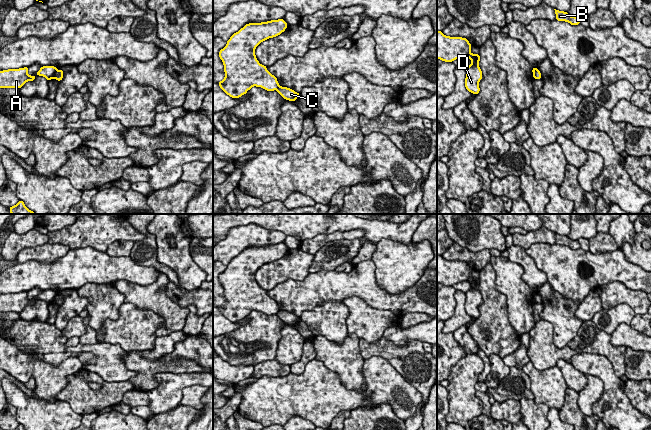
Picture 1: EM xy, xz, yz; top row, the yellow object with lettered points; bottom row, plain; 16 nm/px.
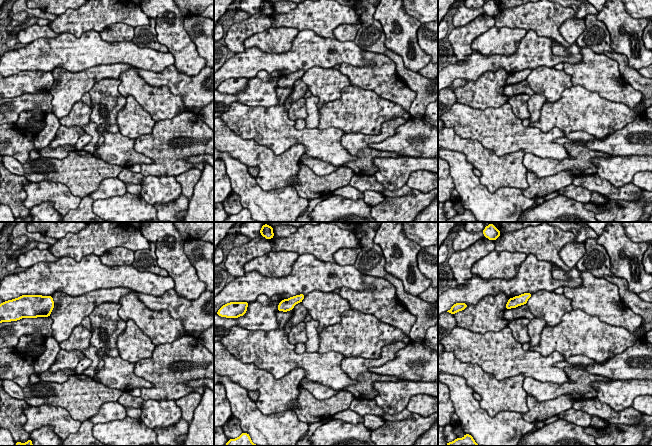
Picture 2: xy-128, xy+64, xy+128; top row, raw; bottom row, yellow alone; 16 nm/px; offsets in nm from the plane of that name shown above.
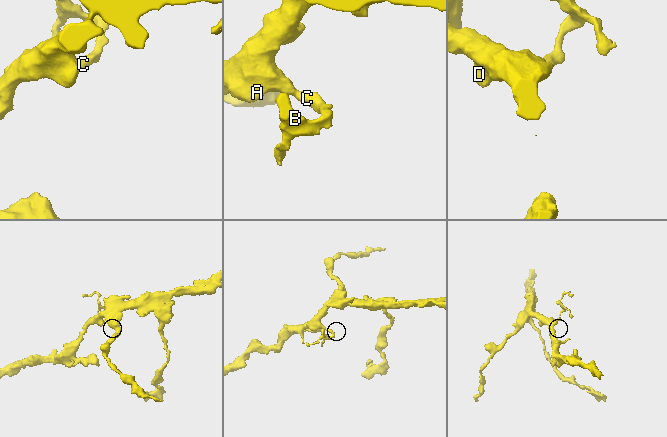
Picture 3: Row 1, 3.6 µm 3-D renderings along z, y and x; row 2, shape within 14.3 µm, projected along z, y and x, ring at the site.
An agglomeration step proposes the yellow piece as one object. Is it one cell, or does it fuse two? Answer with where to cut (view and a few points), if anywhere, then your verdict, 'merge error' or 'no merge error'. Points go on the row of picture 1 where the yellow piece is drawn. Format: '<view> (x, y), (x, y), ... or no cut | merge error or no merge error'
xy (56, 69), (53, 77) | merge error

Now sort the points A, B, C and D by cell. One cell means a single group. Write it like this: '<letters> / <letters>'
A D / B C

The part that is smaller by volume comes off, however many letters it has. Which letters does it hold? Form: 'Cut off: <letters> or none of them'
Cut off: B, C

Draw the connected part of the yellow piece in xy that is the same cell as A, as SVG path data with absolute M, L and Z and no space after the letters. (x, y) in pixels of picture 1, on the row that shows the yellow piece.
M42 66L33 76L28 74L28 67L0 71L0 88L21 88L27 81L34 81L35 76L43 76L48 81L54 78L57 68Z

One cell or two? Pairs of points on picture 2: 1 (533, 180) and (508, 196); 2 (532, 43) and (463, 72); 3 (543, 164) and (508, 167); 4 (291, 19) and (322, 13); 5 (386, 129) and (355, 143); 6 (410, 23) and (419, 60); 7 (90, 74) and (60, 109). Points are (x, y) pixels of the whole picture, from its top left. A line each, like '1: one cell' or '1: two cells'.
1: two cells
2: one cell
3: two cells
4: one cell
5: one cell
6: one cell
7: one cell

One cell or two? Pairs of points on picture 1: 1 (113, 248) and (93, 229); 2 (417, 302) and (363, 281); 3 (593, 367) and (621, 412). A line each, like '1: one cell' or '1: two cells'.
1: two cells
2: one cell
3: one cell

